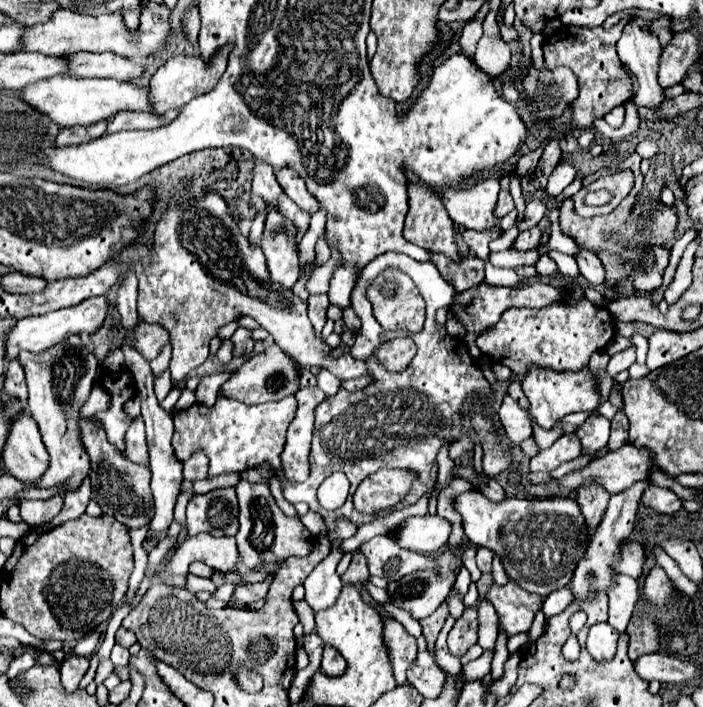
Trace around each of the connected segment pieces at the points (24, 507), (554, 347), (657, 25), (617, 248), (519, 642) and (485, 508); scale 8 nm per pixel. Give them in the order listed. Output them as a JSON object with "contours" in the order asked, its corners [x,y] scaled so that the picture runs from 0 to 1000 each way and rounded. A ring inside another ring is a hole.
{"contours":[[[[78,702],[73,707],[36,707],[30,710],[30,733],[44,747],[58,747],[73,738],[90,719],[90,702]]],[[[824,421],[818,430],[795,424],[767,438],[724,436],[693,475],[681,475],[679,489],[704,512],[724,518],[735,532],[750,532],[755,518],[784,521],[789,526],[829,523],[841,501],[858,495],[872,475],[866,438],[841,430],[835,421]]],[[[943,20],[943,25],[926,28],[923,42],[926,42],[926,48],[932,48],[937,54],[937,62],[946,65],[954,57],[954,51],[957,51],[957,45],[954,45],[954,25]]],[[[905,215],[895,219],[878,235],[876,240],[896,239],[903,249],[900,269],[892,274],[892,280],[863,306],[846,306],[832,308],[824,306],[815,294],[815,280],[804,280],[798,294],[795,294],[795,317],[798,317],[798,328],[809,337],[815,337],[824,348],[841,354],[844,359],[849,359],[858,371],[858,376],[863,379],[863,405],[875,405],[881,396],[898,390],[900,393],[900,407],[906,413],[926,413],[932,407],[940,405],[940,388],[949,379],[952,371],[952,351],[946,348],[949,342],[957,339],[957,325],[963,320],[963,303],[954,294],[943,294],[943,291],[929,291],[926,297],[915,297],[906,300],[900,286],[903,277],[910,270],[915,260],[915,246],[910,240],[913,223]],[[926,348],[926,359],[932,359],[932,379],[926,385],[900,385],[900,376],[909,373],[915,368],[915,362],[920,362]]],[[[738,895],[721,905],[721,918],[724,924],[728,925],[738,921],[747,911],[758,912],[761,909],[752,905],[751,895]]],[[[667,693],[647,704],[647,719],[659,730],[664,761],[679,772],[701,778],[713,789],[724,820],[770,846],[812,823],[838,772],[838,747],[815,704],[721,704],[716,710],[698,710],[684,696]]]]}

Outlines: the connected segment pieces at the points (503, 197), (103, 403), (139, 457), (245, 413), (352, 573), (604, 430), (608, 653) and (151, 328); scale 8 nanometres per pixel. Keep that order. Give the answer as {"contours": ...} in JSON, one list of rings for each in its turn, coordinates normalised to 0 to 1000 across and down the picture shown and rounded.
{"contours":[[[[713,269],[710,272],[710,286],[707,286],[707,306],[718,306],[718,303],[724,303],[727,297],[730,297],[733,291],[730,291],[730,280],[727,280],[727,274],[721,272],[721,269]]],[[[134,545],[128,562],[112,583],[112,593],[131,590],[135,584],[154,579],[156,569],[156,559],[142,545]]],[[[201,588],[186,597],[186,603],[178,614],[178,634],[172,636],[172,642],[175,642],[175,648],[181,648],[192,656],[212,659],[206,603],[203,603]]],[[[413,559],[395,569],[377,569],[363,571],[363,574],[351,574],[346,569],[334,569],[326,566],[320,560],[309,560],[306,574],[294,577],[289,571],[275,571],[266,580],[249,580],[249,617],[246,617],[246,634],[249,634],[249,645],[263,653],[266,648],[272,648],[272,642],[277,639],[289,639],[297,648],[297,676],[309,673],[309,670],[326,670],[326,668],[346,668],[351,662],[366,662],[374,653],[383,653],[394,662],[394,673],[400,673],[397,668],[397,642],[403,636],[405,628],[410,601],[420,590],[422,580],[422,564],[420,559]]],[[[506,778],[502,784],[502,791],[491,812],[488,812],[488,823],[499,826],[499,823],[516,823],[525,818],[525,806],[522,806],[522,789],[514,786],[514,781]]],[[[839,588],[829,603],[818,608],[824,625],[826,625],[826,642],[844,645],[849,636],[862,631],[868,617],[868,595],[858,588]]],[[[866,880],[846,883],[835,900],[835,919],[849,936],[866,936],[878,922],[878,905],[881,894]]],[[[201,455],[198,464],[192,467],[195,472],[195,487],[198,487],[198,498],[203,498],[203,504],[209,509],[220,509],[226,504],[226,498],[243,487],[240,470],[238,464],[232,464],[229,458],[209,458]]]]}

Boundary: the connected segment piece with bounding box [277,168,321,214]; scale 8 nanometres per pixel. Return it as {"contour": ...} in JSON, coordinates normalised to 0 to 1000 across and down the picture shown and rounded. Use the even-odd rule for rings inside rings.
{"contour":[[[403,238],[397,246],[394,246],[394,257],[400,260],[403,272],[434,300],[440,303],[448,303],[457,291],[451,286],[448,277],[440,274],[434,257],[428,249],[422,249],[422,243],[414,243],[414,238]]]}

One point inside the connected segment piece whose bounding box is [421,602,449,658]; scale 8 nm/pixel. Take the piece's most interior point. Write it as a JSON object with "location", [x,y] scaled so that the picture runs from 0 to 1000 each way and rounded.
{"location":[615,885]}

